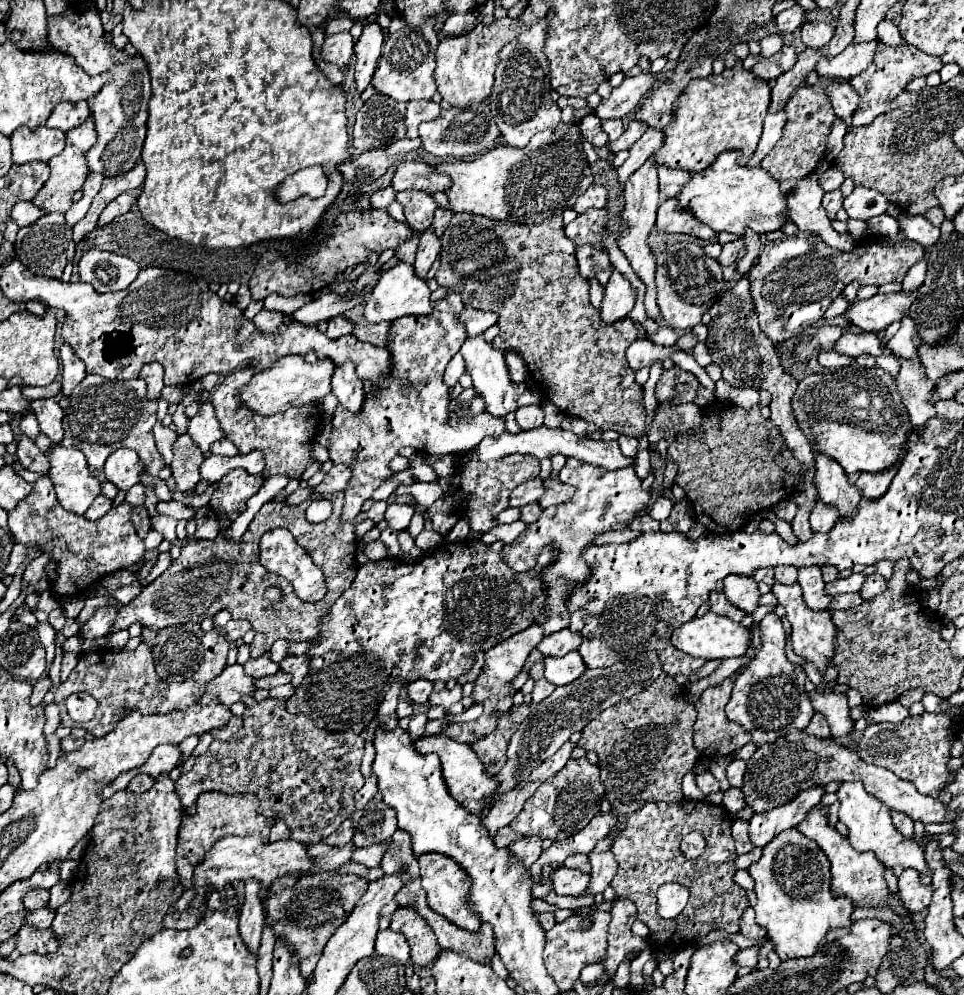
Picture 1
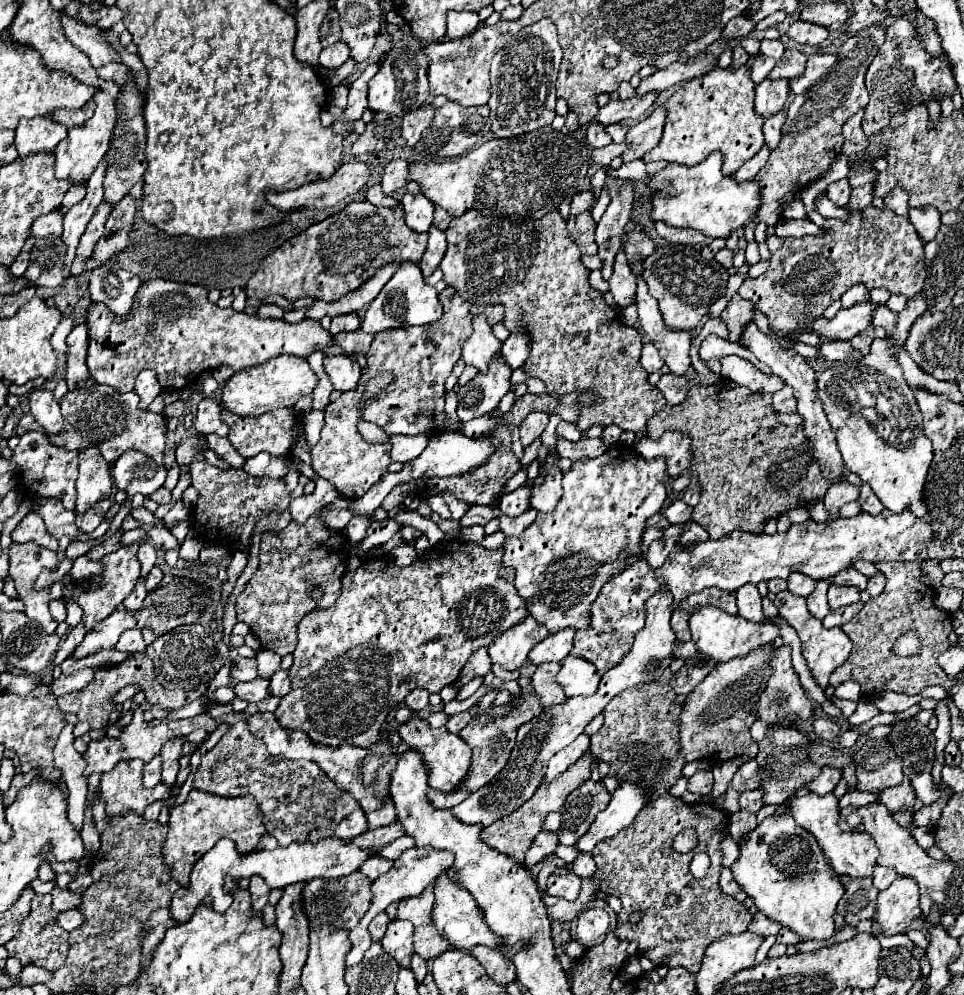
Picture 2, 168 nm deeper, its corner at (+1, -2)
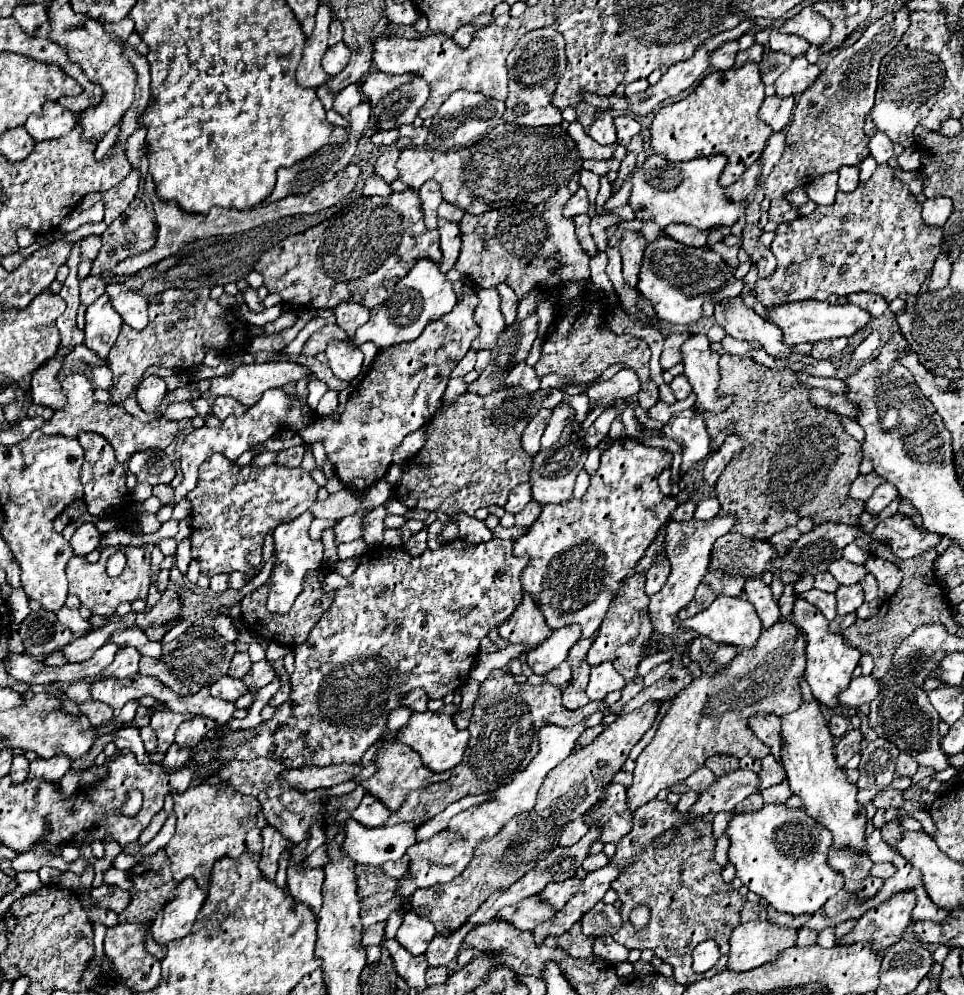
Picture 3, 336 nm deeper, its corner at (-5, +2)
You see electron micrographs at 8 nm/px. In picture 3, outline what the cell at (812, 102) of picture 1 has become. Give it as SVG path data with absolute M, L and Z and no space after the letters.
M907 8L883 14L879 20L875 20L873 24L869 24L863 30L861 38L855 44L841 48L827 62L827 68L807 88L807 92L803 92L799 96L799 100L795 104L795 110L793 110L793 118L791 118L789 130L787 130L785 152L783 152L781 160L773 166L771 174L759 180L761 188L765 190L765 198L771 200L771 206L767 210L769 220L773 220L773 222L779 224L779 222L787 222L787 220L795 220L797 218L797 212L793 210L791 202L785 198L793 188L797 188L797 186L809 186L815 178L819 178L819 176L823 176L827 172L835 172L841 166L859 166L867 158L867 134L863 132L863 124L865 124L867 114L875 106L877 70L879 70L879 64L881 64L883 56L887 52L891 52L897 46L897 42L901 40L903 32L907 30L907 24L909 24L909 10Z

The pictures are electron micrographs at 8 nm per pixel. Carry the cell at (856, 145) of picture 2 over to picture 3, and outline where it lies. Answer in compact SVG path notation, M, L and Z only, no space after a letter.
M883 132L873 134L869 140L869 156L875 158L877 164L887 162L893 156L893 142Z

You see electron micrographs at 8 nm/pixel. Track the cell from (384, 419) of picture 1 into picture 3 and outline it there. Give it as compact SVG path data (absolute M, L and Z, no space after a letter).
M465 290L463 298L455 304L455 308L447 316L427 324L427 328L421 332L419 338L415 338L411 342L401 342L401 344L395 344L389 348L381 348L371 364L369 374L353 388L353 392L345 404L343 416L339 420L333 420L329 416L315 419L307 428L299 431L298 434L304 442L311 444L321 442L325 446L327 458L333 462L337 478L351 492L363 492L367 486L381 480L387 474L387 470L391 466L393 452L397 450L401 440L407 434L425 426L435 416L435 412L441 408L443 392L447 388L451 370L467 354L473 338L477 338L477 334L479 334L479 326L473 320L473 310L477 308L477 304L479 304L477 294L473 290Z

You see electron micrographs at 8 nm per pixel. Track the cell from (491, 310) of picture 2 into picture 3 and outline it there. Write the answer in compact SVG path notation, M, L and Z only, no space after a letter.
M499 284L497 292L501 296L501 312L503 312L505 322L513 322L515 314L517 314L517 302L519 302L515 292L511 292L511 288L507 288L507 284Z

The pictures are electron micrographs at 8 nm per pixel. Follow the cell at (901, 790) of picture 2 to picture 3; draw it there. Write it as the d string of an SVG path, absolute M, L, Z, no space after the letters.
M901 752L899 754L899 760L897 760L897 770L895 770L895 774L897 776L909 776L909 778L913 778L915 774L917 774L917 764L915 764L915 760L911 760L911 758L907 758L905 756L905 752Z

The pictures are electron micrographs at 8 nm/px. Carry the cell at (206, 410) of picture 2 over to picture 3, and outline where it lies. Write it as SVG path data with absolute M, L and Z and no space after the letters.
M217 396L215 402L213 402L213 414L219 418L219 420L225 420L227 416L241 416L247 408L243 404L239 404L237 400L231 400L231 398L223 398L223 396Z

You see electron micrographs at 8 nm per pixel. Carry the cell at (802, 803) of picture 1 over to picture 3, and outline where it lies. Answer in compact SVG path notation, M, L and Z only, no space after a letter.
M857 728L851 730L851 732L847 732L847 734L837 742L835 760L837 760L837 766L839 766L839 768L845 768L845 764L849 762L849 758L857 752L859 742L861 742L861 732L859 732Z

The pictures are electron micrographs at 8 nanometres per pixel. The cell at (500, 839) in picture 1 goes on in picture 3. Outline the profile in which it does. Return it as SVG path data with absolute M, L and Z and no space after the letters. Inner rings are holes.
M647 702L639 710L619 716L595 738L595 742L591 742L587 748L581 748L579 752L569 754L561 764L557 764L557 768L547 774L543 786L539 788L535 806L519 816L513 816L491 840L479 844L473 852L471 864L463 870L463 874L447 884L437 884L411 896L411 908L415 910L415 914L433 922L437 936L451 936L493 892L505 890L507 886L517 882L527 870L543 860L547 852L557 846L563 826L583 816L581 812L587 812L599 800L605 784L611 782L613 774L619 772L621 764L627 760L631 748L651 728L657 712L659 702ZM599 762L607 764L601 766Z

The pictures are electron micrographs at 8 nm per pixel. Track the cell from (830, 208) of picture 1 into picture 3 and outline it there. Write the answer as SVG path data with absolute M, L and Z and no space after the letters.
M851 166L839 168L839 190L851 192L857 186L859 186L859 168L851 168Z

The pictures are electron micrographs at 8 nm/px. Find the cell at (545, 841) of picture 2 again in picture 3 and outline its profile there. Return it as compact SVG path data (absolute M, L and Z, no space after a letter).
M579 818L579 820L573 820L571 824L565 826L565 830L563 830L561 838L559 838L559 846L571 846L571 844L575 844L581 836L587 834L587 830L589 830L589 828L583 824L581 818Z

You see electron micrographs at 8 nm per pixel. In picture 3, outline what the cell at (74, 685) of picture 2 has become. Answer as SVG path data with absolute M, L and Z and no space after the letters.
M121 648L115 654L115 660L111 666L107 666L99 678L115 678L115 680L123 680L131 674L137 672L137 662L139 662L141 654L135 648Z

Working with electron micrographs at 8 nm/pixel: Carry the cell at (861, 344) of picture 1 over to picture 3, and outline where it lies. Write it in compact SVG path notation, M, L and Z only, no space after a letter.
M847 338L825 340L825 342L819 342L819 344L813 344L811 356L813 356L815 360L825 360L825 358L831 358L831 356L841 354L845 348L847 348Z

